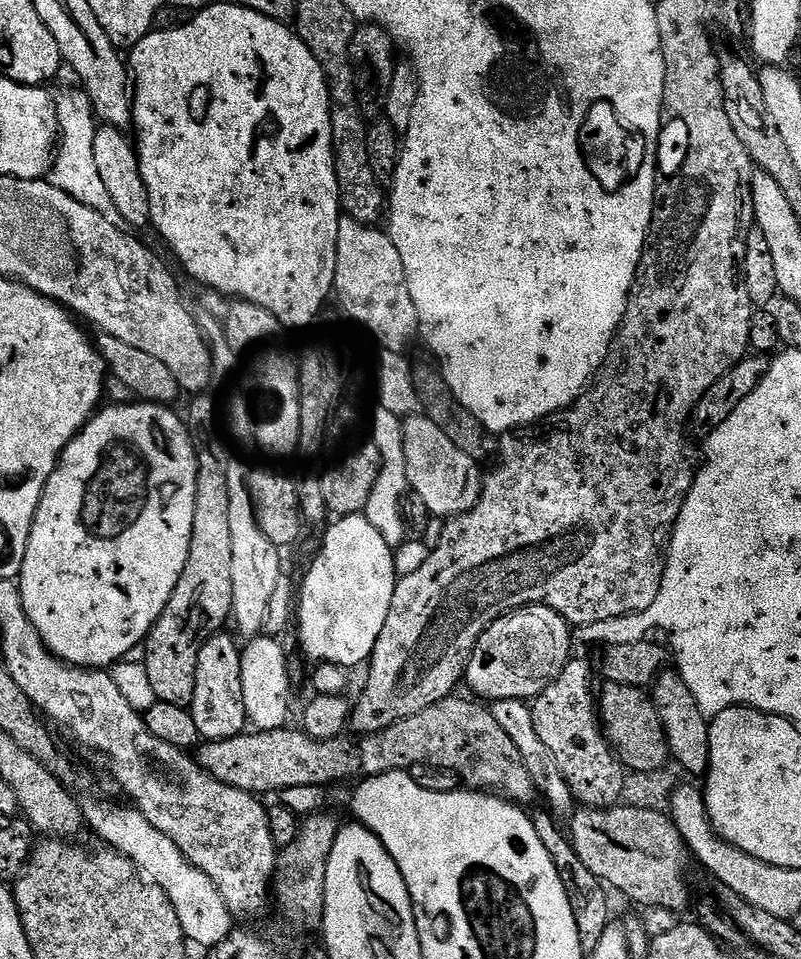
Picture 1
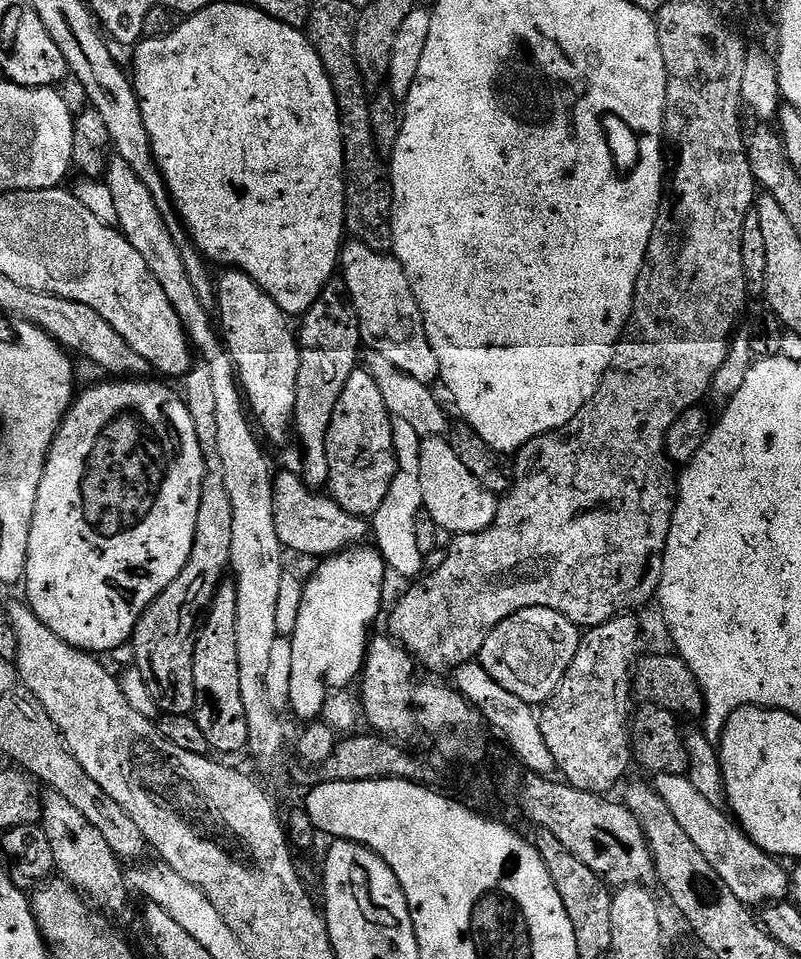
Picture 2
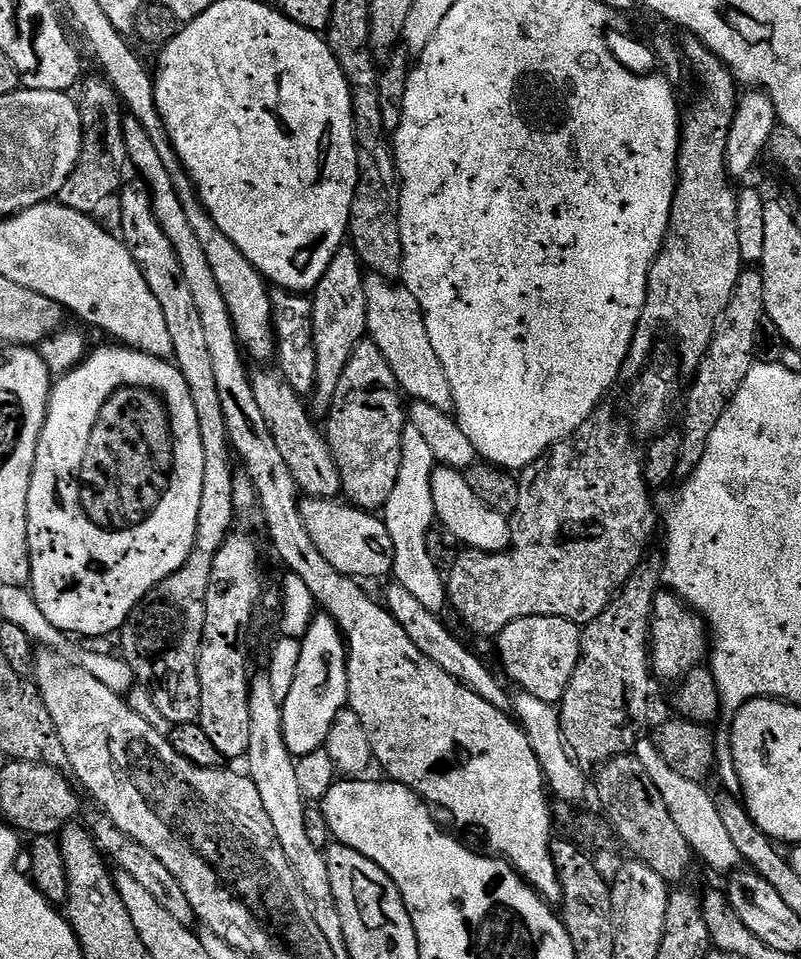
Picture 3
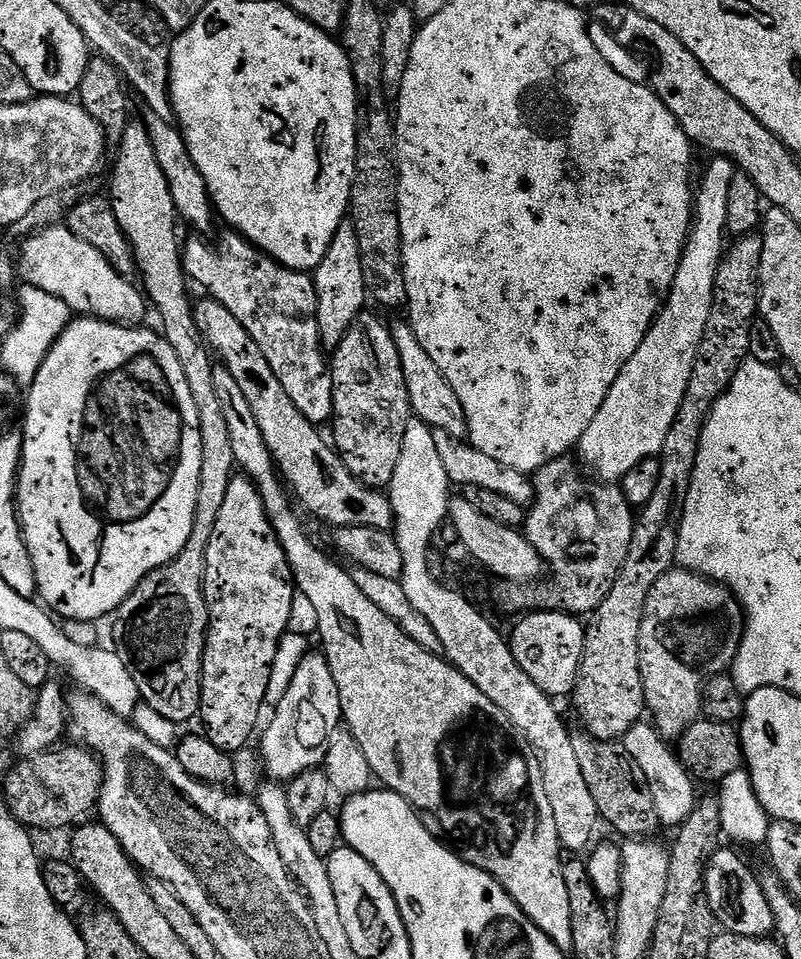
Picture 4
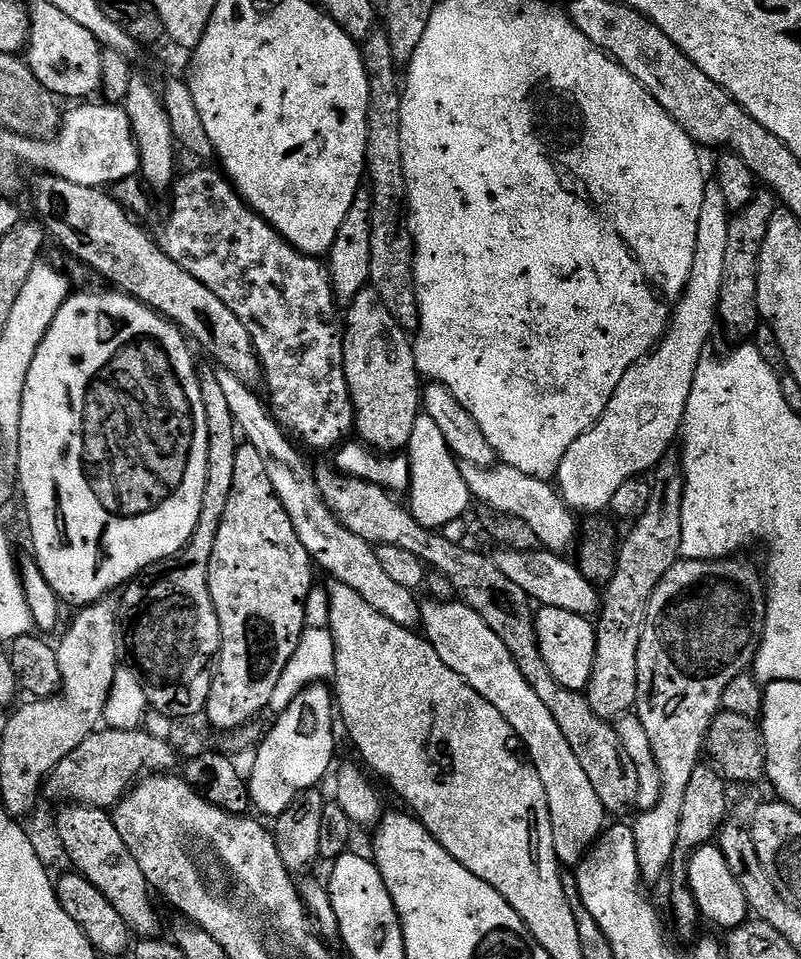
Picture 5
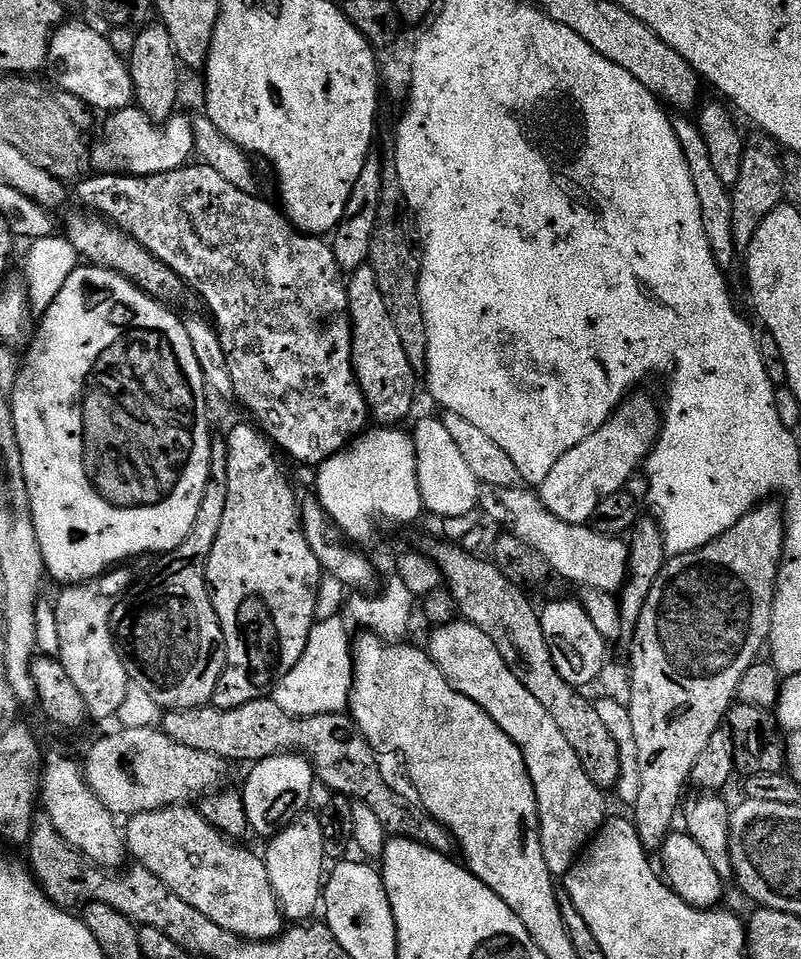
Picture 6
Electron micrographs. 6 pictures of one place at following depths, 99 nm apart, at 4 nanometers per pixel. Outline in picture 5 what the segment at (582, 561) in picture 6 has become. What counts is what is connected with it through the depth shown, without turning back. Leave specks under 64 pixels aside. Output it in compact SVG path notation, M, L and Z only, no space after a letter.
M499 462L493 464L491 468L479 468L469 464L460 464L459 467L473 501L490 506L502 514L514 514L514 518L522 518L522 522L526 522L526 526L534 530L537 545L541 549L564 554L571 546L572 539L575 536L577 539L577 517L549 481L539 480L530 474L522 474L522 470L514 470L509 464Z

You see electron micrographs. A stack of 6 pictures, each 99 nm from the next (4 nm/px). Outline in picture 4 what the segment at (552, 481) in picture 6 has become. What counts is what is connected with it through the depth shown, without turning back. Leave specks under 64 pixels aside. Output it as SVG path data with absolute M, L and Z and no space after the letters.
M717 155L716 160L704 172L704 177L699 177L698 187L694 192L694 215L692 218L692 227L688 230L688 240L684 243L684 253L678 262L678 270L674 274L674 282L672 289L663 301L660 313L656 316L656 322L650 326L650 330L646 334L646 338L642 338L642 346L638 346L638 350L634 350L634 354L626 362L626 366L622 366L622 370L618 374L618 378L614 378L614 386L610 386L610 394L606 394L606 402L602 402L602 410L598 410L598 414L594 414L594 422L590 422L590 426L586 426L586 434L582 434L578 445L579 459L584 459L583 467L587 469L593 477L599 478L604 482L620 482L623 481L626 474L630 474L630 470L634 470L634 466L638 466L638 462L646 462L646 458L651 456L659 457L662 450L662 442L666 442L666 434L670 434L670 426L674 426L674 418L678 418L678 406L682 406L682 398L686 394L686 386L690 386L690 374L694 370L694 362L698 358L698 346L702 346L702 334L706 334L706 321L710 319L710 306L712 305L712 295L714 294L714 282L718 274L718 266L720 259L726 251L726 205L730 202L730 182L734 182L738 171L735 164L727 156Z

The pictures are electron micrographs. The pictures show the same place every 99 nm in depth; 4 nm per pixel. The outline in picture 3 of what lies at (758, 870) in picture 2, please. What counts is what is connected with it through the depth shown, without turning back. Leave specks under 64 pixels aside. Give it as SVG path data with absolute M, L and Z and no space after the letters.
M641 738L637 740L634 754L638 758L638 762L642 762L646 774L650 774L650 782L654 782L654 786L658 786L662 798L666 801L666 810L670 810L670 818L674 818L678 830L682 830L682 838L686 838L686 842L690 842L693 853L699 859L701 856L716 872L731 874L737 871L741 867L742 861L738 849L734 846L734 841L728 837L722 817L718 815L718 806L714 806L713 793L707 792L701 781L682 778L682 774L670 770L670 766L666 766L666 758L662 758L662 754L658 750L655 739Z

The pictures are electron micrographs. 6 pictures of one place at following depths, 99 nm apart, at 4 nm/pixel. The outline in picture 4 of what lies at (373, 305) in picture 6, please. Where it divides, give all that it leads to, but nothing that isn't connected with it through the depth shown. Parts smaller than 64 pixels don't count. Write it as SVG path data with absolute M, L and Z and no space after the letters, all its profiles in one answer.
M371 310L361 312L354 326L350 326L346 338L342 338L340 345L331 353L330 367L334 386L331 443L340 453L342 462L346 462L350 474L354 474L354 478L371 488L387 489L394 478L394 470L398 470L398 458L402 458L402 438L406 438L406 422L414 416L391 327L387 323L384 325Z

